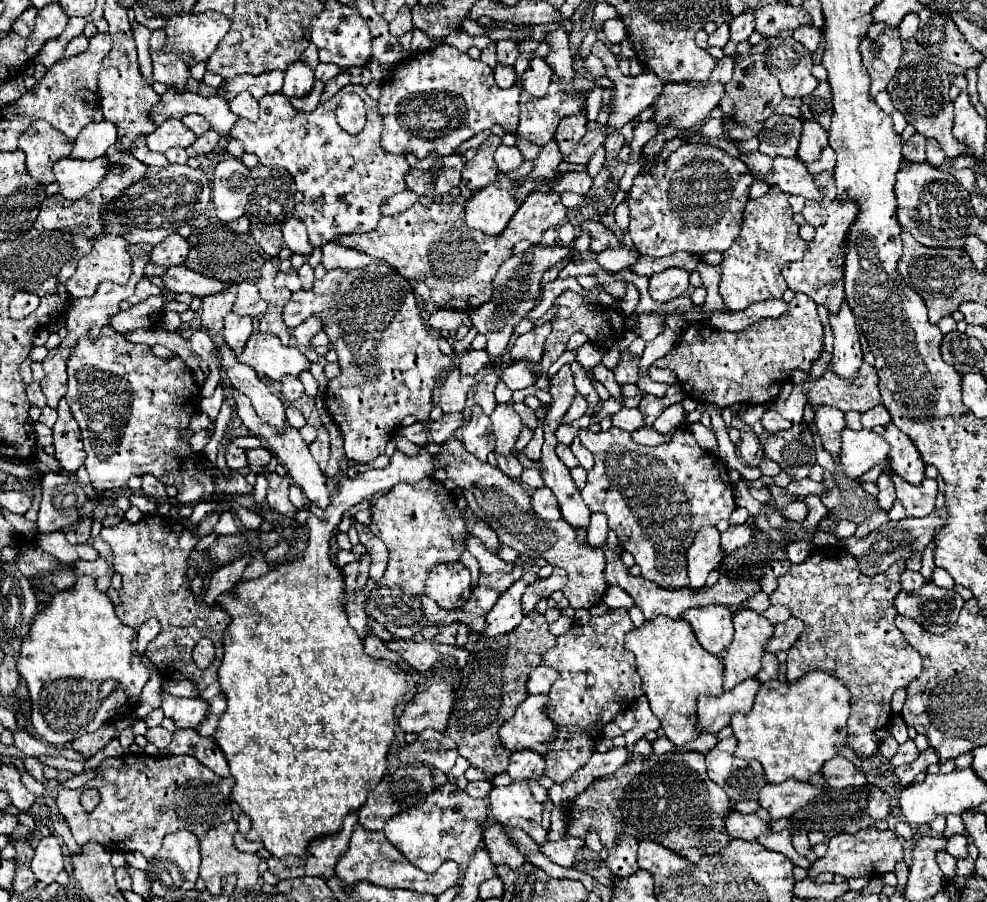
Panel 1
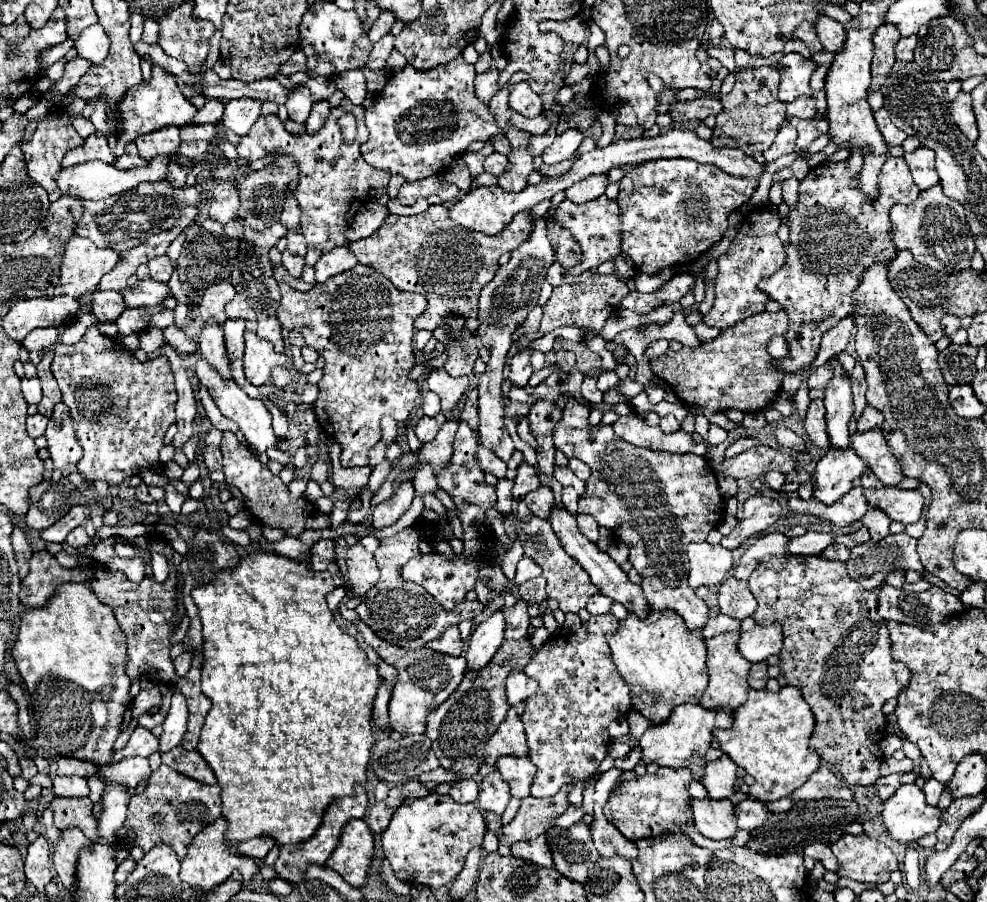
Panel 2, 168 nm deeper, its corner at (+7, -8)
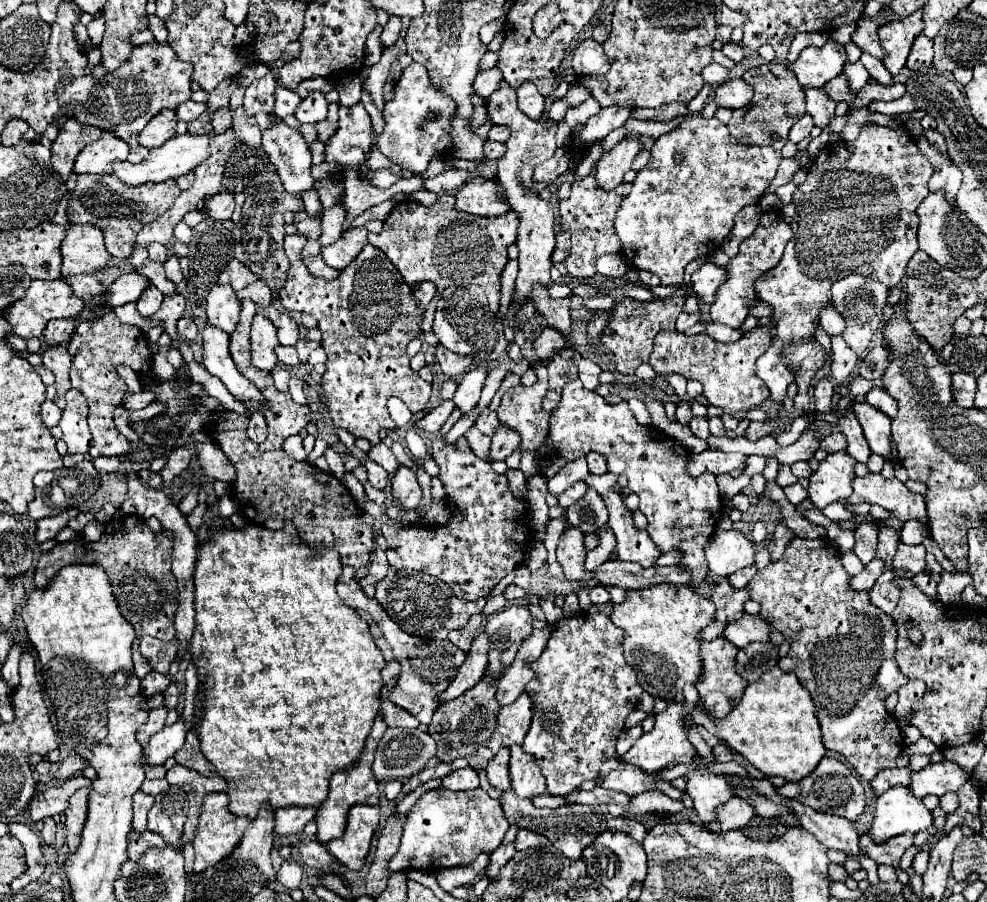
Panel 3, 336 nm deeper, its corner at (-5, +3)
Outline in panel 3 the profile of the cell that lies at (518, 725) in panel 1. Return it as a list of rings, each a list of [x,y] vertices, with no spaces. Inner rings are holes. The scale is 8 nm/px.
[[[524,692],[514,704],[502,706],[496,716],[496,730],[492,732],[492,738],[488,742],[488,748],[496,754],[502,746],[520,744],[530,728],[532,720],[532,700]]]

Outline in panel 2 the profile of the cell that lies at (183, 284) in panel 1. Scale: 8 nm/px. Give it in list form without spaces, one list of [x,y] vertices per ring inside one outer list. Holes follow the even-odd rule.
[[[154,279],[138,281],[136,287],[126,289],[124,301],[128,307],[146,307],[146,305],[160,305],[166,297],[170,297],[168,283],[156,283]]]

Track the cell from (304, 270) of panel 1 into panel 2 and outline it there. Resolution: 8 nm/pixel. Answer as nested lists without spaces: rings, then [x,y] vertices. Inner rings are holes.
[[[284,251],[282,253],[282,265],[284,265],[284,269],[288,269],[288,273],[294,279],[300,279],[302,277],[302,269],[304,269],[304,257],[294,257],[288,251]]]

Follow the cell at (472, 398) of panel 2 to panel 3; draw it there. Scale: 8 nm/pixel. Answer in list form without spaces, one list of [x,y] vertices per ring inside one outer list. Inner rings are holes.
[[[486,408],[486,410],[482,410],[482,414],[478,416],[478,420],[476,420],[476,428],[482,432],[482,434],[486,434],[486,436],[494,436],[496,434],[496,428],[498,428],[498,418],[496,418],[496,414],[490,410],[490,408]]]

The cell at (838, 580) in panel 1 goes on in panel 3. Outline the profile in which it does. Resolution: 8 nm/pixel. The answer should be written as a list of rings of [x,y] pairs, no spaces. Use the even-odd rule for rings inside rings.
[[[794,538],[778,562],[768,564],[750,578],[748,594],[750,600],[760,604],[760,616],[780,630],[784,638],[792,640],[790,652],[778,666],[786,672],[794,672],[800,684],[810,692],[826,750],[842,754],[864,780],[872,780],[882,768],[896,768],[896,758],[904,750],[902,730],[894,716],[886,712],[884,702],[890,694],[898,692],[900,686],[908,684],[908,678],[900,672],[894,660],[896,626],[892,616],[886,616],[880,608],[872,606],[868,592],[852,592],[848,580],[850,574],[842,568],[832,542],[824,538]]]

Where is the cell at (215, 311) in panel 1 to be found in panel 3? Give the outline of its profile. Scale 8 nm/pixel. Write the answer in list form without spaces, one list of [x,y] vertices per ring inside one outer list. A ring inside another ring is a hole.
[[[232,258],[230,262],[228,262],[228,266],[220,272],[220,276],[218,276],[218,282],[220,284],[230,284],[234,290],[240,290],[240,288],[244,288],[244,286],[248,286],[250,282],[254,282],[254,280],[258,280],[258,276],[256,274],[252,274],[240,260],[236,260],[236,258]]]

